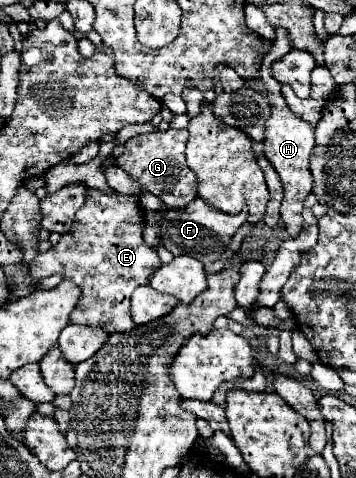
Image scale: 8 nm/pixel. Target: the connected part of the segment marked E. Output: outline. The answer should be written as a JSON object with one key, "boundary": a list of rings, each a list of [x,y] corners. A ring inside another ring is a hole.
{"boundary":[[[90,189],[84,207],[76,213],[70,233],[62,235],[60,243],[40,253],[30,265],[34,281],[53,275],[72,280],[80,289],[80,301],[70,313],[70,323],[86,325],[112,335],[116,331],[132,331],[136,325],[130,317],[130,297],[138,285],[146,285],[160,259],[152,247],[142,239],[142,213],[136,197],[110,197],[102,191]]]}

